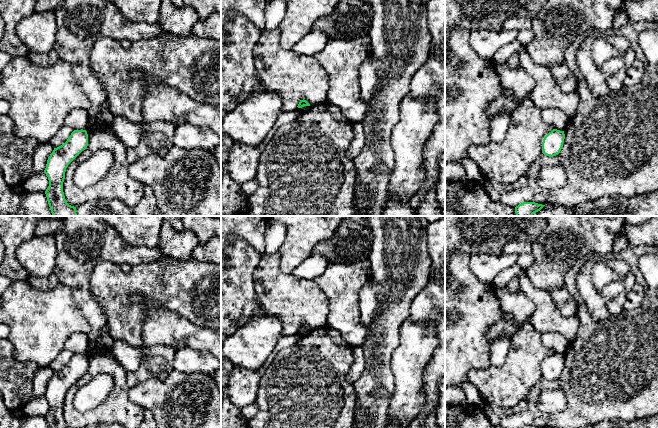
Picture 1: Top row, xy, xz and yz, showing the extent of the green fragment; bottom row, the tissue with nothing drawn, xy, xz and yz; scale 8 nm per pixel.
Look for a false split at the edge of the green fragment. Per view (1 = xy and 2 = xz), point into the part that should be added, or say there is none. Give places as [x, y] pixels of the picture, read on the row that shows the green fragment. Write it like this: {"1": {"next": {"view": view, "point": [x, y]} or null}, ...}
{"1": {"next": null}, "2": {"next": null}}

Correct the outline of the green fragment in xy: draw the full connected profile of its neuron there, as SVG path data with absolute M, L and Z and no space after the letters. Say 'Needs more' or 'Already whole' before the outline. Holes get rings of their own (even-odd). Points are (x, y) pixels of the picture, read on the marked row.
Already whole. M74 130L67 141L54 148L47 160L44 173L48 177L49 186L45 191L53 216L77 216L76 207L67 203L63 182L68 165L88 146L86 130Z

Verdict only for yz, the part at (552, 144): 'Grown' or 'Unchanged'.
Unchanged

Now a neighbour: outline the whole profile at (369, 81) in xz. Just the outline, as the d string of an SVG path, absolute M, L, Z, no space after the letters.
M370 56L359 69L359 85L361 89L361 99L368 103L379 88L380 79L378 77L378 69L381 66L379 60L375 60Z

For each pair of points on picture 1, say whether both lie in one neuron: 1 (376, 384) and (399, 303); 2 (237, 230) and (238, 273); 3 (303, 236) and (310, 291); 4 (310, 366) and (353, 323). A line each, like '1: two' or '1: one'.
1: one
2: two
3: two
4: two

